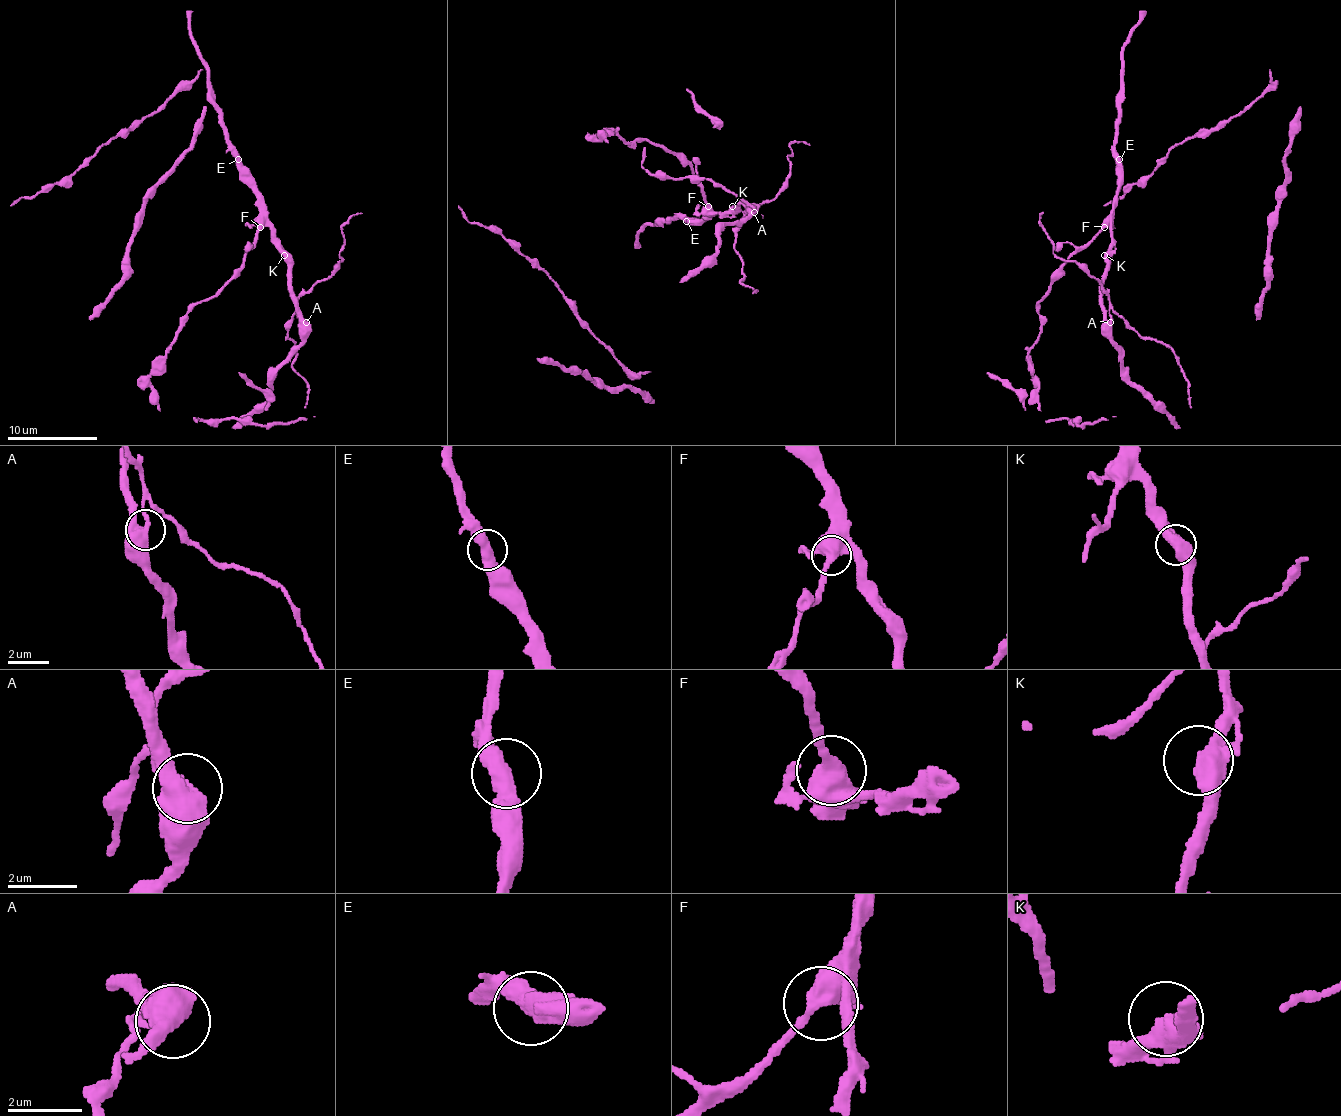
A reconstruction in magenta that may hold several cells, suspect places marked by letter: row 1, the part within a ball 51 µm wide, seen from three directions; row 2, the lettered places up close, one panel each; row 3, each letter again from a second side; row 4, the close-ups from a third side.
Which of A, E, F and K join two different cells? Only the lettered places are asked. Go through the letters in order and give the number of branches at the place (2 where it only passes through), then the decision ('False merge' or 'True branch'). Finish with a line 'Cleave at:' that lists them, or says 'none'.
A: Branches: 3. False merge
E: Branches: 2. True branch
F: Branches: 3. True branch
K: Branches: 3. True branch
Cleave at: A

